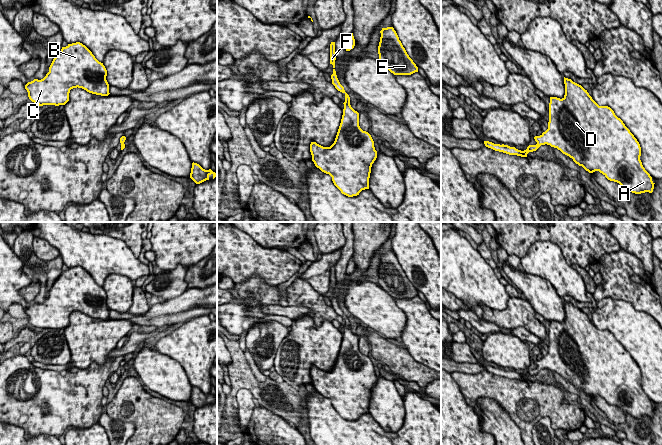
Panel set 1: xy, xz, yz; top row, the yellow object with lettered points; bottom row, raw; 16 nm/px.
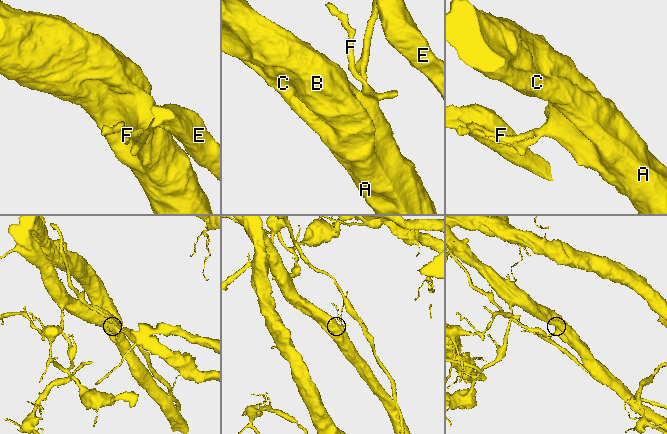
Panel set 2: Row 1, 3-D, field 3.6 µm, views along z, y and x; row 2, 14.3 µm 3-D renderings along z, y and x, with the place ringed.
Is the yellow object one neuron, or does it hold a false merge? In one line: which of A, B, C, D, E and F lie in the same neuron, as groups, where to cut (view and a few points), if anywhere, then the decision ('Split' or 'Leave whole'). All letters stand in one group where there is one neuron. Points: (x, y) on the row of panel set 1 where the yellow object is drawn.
Groups: A B C D F / E. Split along yz (537, 143), (539, 146). Split

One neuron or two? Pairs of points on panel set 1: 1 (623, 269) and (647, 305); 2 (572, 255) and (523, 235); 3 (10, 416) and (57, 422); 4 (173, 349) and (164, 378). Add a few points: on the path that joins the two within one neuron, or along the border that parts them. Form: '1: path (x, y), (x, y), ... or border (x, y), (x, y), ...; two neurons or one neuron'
1: path (623, 278), (623, 281), (638, 296); one neuron
2: path (562, 242), (554, 234), (536, 234); one neuron
3: path (22, 410), (35, 410), (42, 417), (45, 417); one neuron
4: border (156, 349), (175, 359), (187, 374); two neurons

